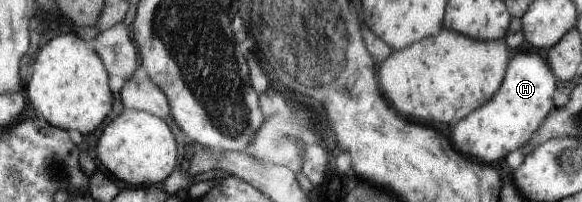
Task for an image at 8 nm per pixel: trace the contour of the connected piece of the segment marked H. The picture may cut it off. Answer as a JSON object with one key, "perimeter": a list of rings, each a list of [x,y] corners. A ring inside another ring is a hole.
{"perimeter":[[[537,53],[514,54],[512,62],[509,63],[508,74],[505,75],[503,85],[496,91],[495,97],[452,127],[451,139],[456,144],[457,151],[465,151],[465,155],[469,155],[471,159],[477,159],[479,163],[497,163],[508,153],[525,145],[540,129],[547,113],[553,109],[555,85],[557,83],[555,83],[555,77],[553,77],[549,65]]]}

